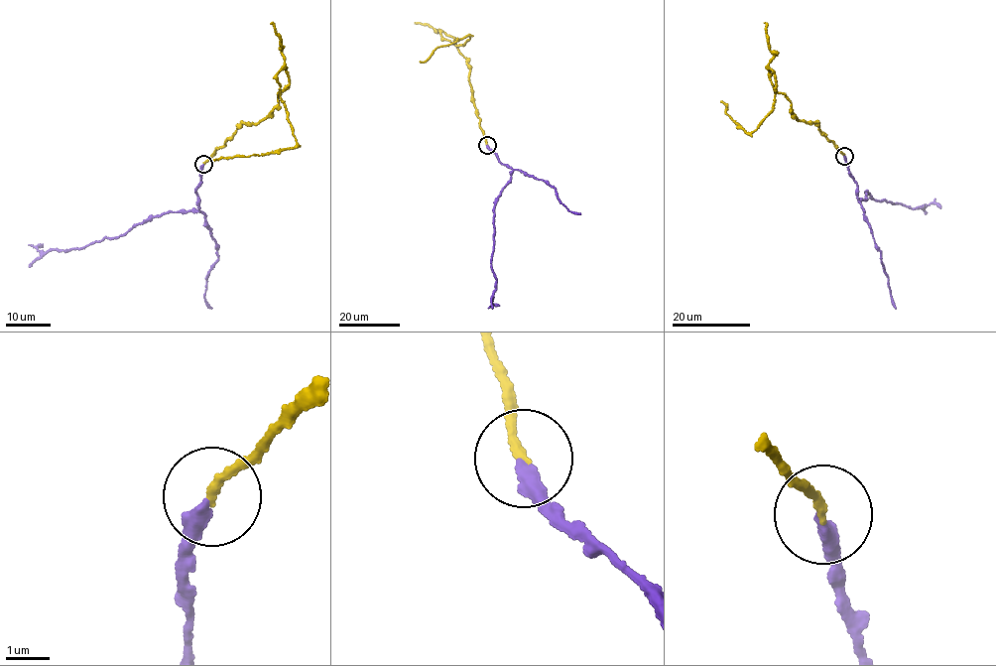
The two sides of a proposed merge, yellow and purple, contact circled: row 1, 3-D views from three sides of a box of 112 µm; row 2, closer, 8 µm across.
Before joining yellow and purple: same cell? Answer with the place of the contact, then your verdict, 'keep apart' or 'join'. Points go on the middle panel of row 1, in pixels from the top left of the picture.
place (487, 145); join

